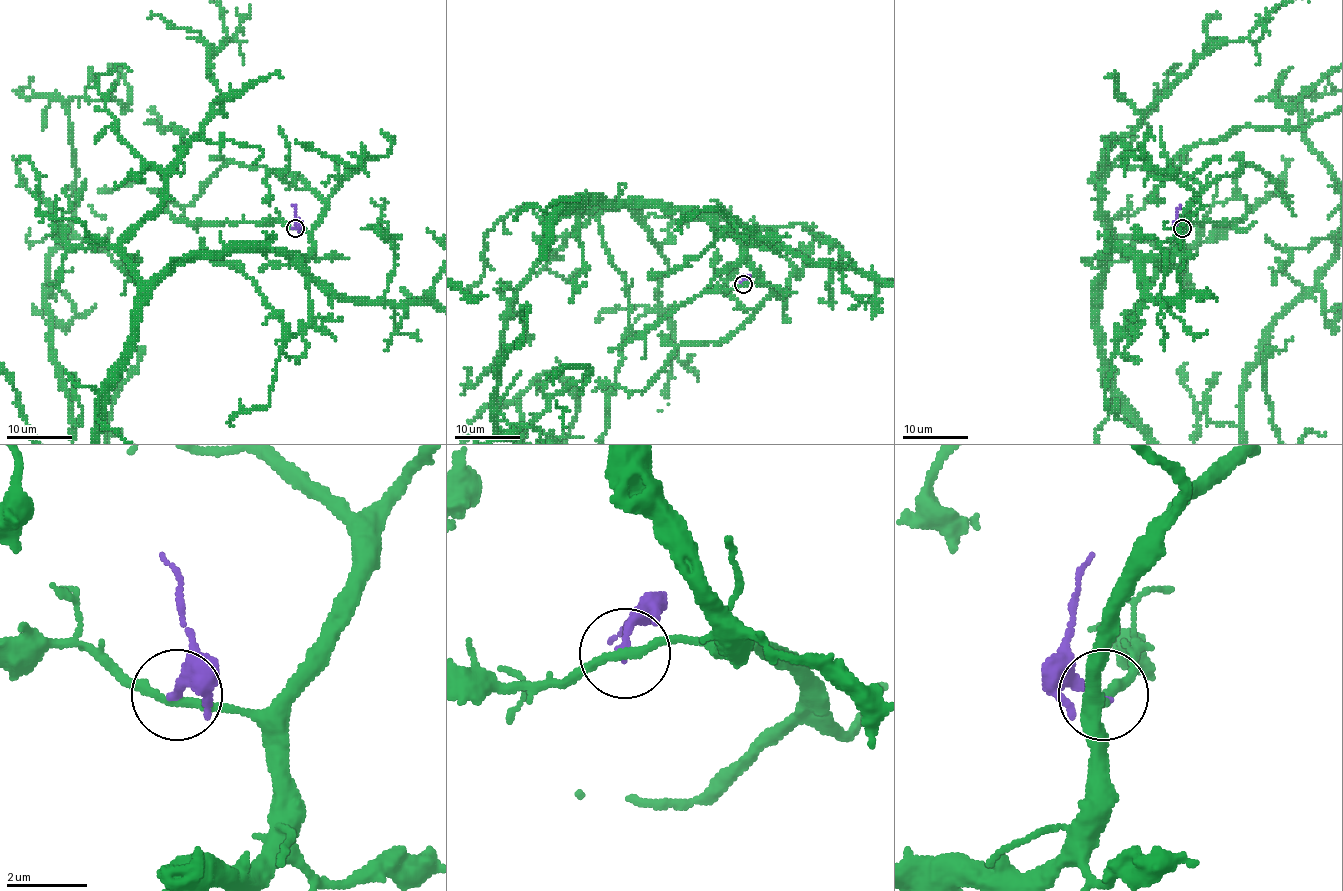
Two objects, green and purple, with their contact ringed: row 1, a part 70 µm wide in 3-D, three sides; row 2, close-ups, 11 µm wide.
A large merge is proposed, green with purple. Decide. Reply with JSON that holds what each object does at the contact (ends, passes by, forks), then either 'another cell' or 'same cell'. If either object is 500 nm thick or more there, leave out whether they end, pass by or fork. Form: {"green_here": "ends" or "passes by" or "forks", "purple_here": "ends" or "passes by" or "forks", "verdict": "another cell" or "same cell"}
{"green_here": "passes by", "purple_here": "ends", "verdict": "another cell"}

